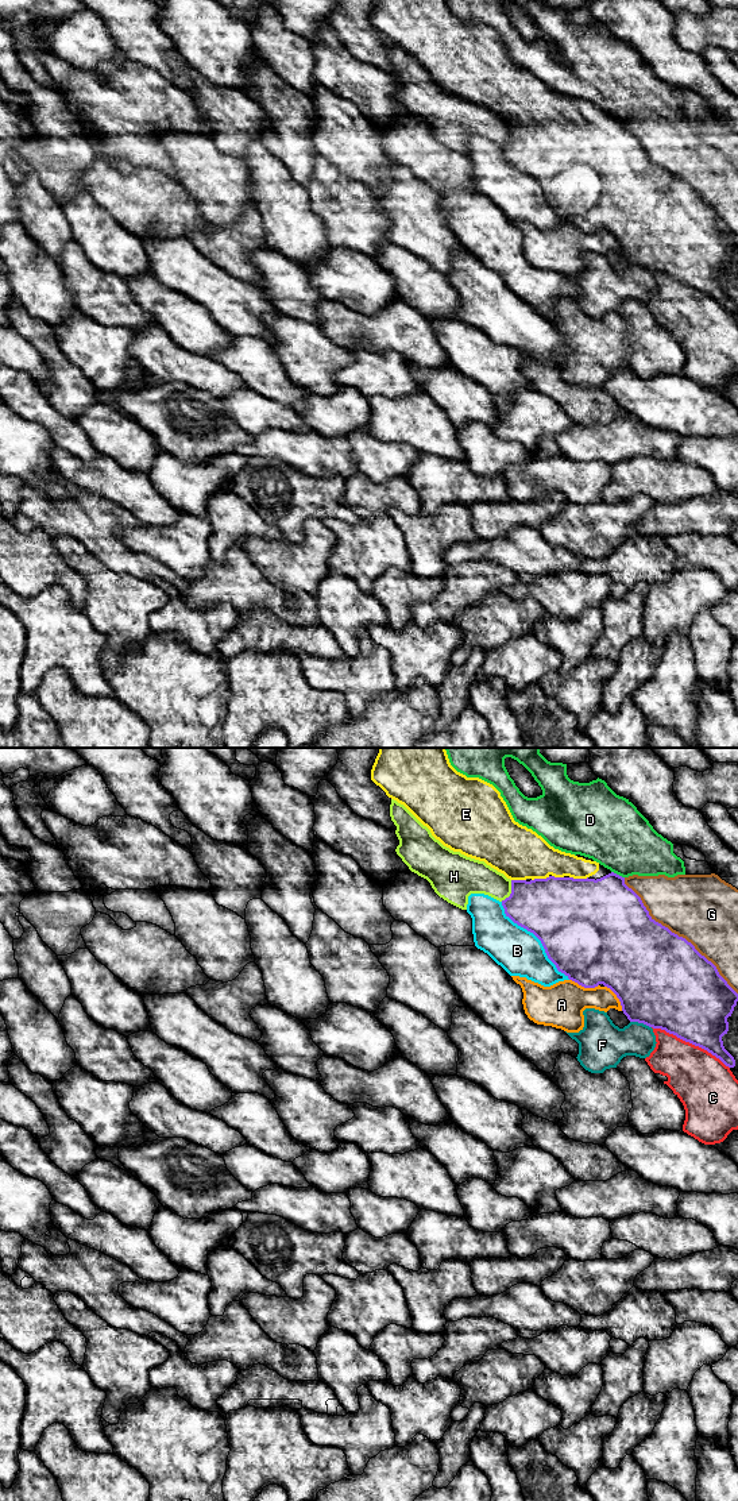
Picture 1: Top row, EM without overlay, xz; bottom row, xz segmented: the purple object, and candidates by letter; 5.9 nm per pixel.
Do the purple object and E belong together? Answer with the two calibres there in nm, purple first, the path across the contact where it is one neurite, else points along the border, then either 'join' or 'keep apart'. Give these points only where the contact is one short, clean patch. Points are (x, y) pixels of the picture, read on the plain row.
calibres 500 and 190 nm; join

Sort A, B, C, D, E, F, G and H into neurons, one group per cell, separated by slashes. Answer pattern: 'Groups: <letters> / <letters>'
Groups: A / B / C / D G / E / F / H

